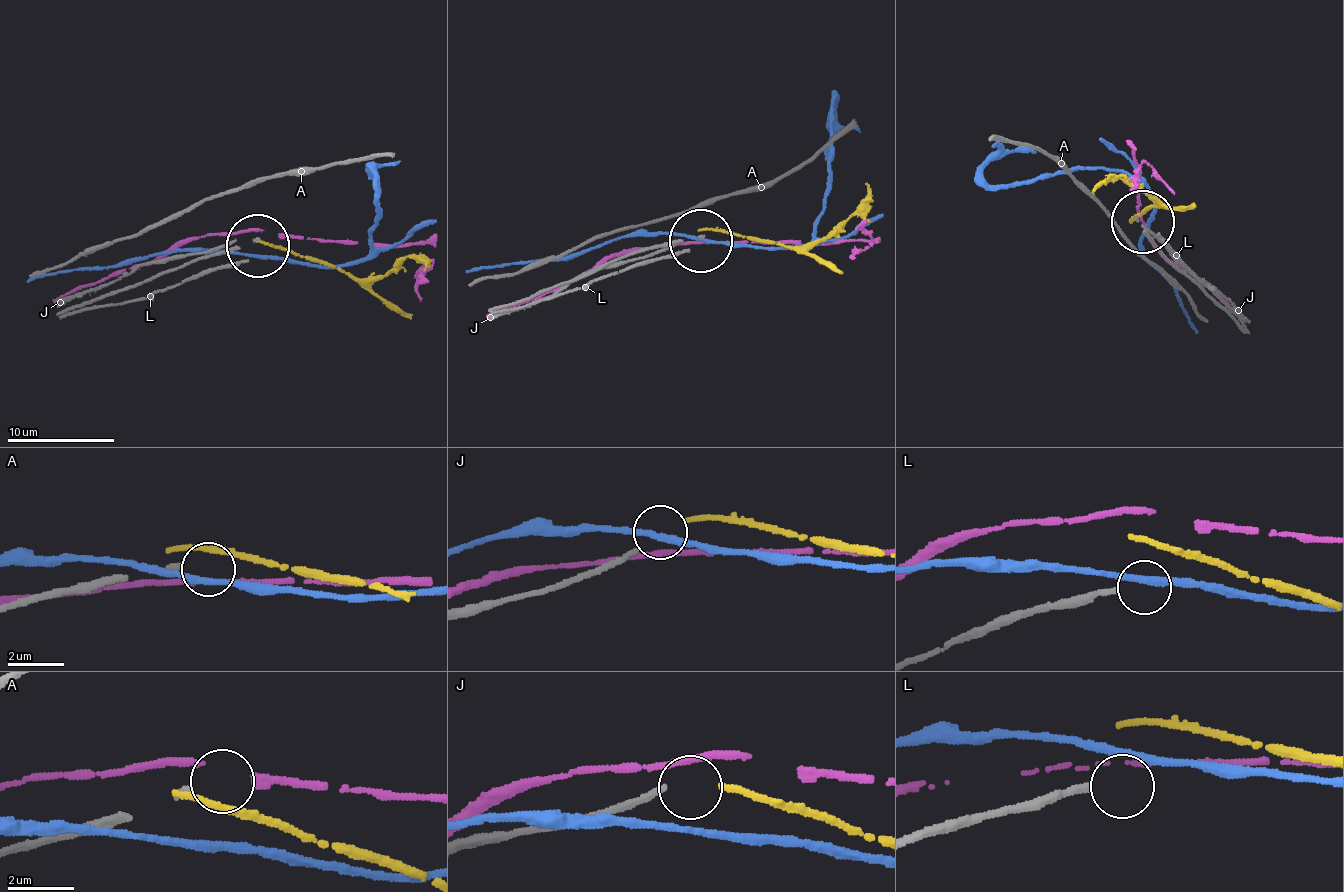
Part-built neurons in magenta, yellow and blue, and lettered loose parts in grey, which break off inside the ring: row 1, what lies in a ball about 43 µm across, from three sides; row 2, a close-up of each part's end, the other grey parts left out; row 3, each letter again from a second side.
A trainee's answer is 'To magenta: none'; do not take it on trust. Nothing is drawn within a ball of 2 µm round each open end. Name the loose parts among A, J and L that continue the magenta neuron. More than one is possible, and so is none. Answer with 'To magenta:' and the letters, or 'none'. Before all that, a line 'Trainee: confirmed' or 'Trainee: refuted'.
Trainee: confirmed
To magenta: none

